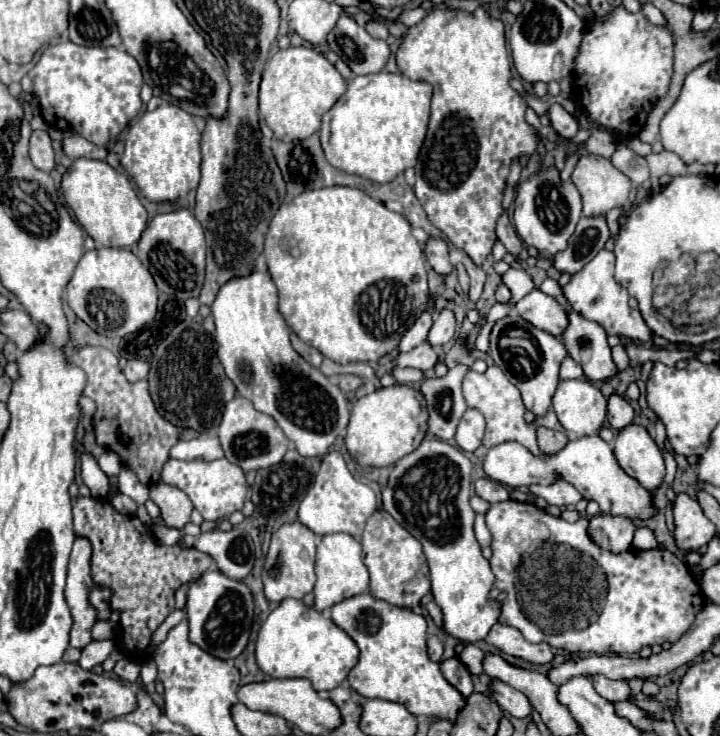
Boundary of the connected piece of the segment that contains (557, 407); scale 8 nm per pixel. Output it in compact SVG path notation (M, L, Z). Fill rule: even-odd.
M586 378L562 380L552 396L552 408L564 430L574 436L598 432L606 418L606 398Z

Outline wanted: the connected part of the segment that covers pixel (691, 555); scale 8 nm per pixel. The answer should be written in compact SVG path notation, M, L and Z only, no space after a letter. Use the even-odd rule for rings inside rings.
M688 552L688 554L686 554L686 564L688 564L688 566L690 566L690 570L694 572L696 580L700 580L700 578L702 578L702 572L704 572L704 570L700 568L700 564L698 564L698 562L700 562L700 558L702 558L702 556L700 556L700 552Z

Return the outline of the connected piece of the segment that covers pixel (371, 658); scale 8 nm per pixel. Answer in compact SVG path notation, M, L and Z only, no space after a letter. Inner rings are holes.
M370 592L352 596L334 604L332 620L340 626L360 648L360 660L348 674L350 686L364 698L384 698L404 704L414 716L428 716L430 720L448 718L456 720L464 698L452 684L448 684L438 668L426 654L426 618L412 610L376 600Z

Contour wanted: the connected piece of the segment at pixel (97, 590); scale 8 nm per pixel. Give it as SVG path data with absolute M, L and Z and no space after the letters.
M94 586L90 590L88 602L96 610L96 620L108 620L110 618L110 614L112 614L110 596L112 596L112 592L108 588L102 588L102 586Z

